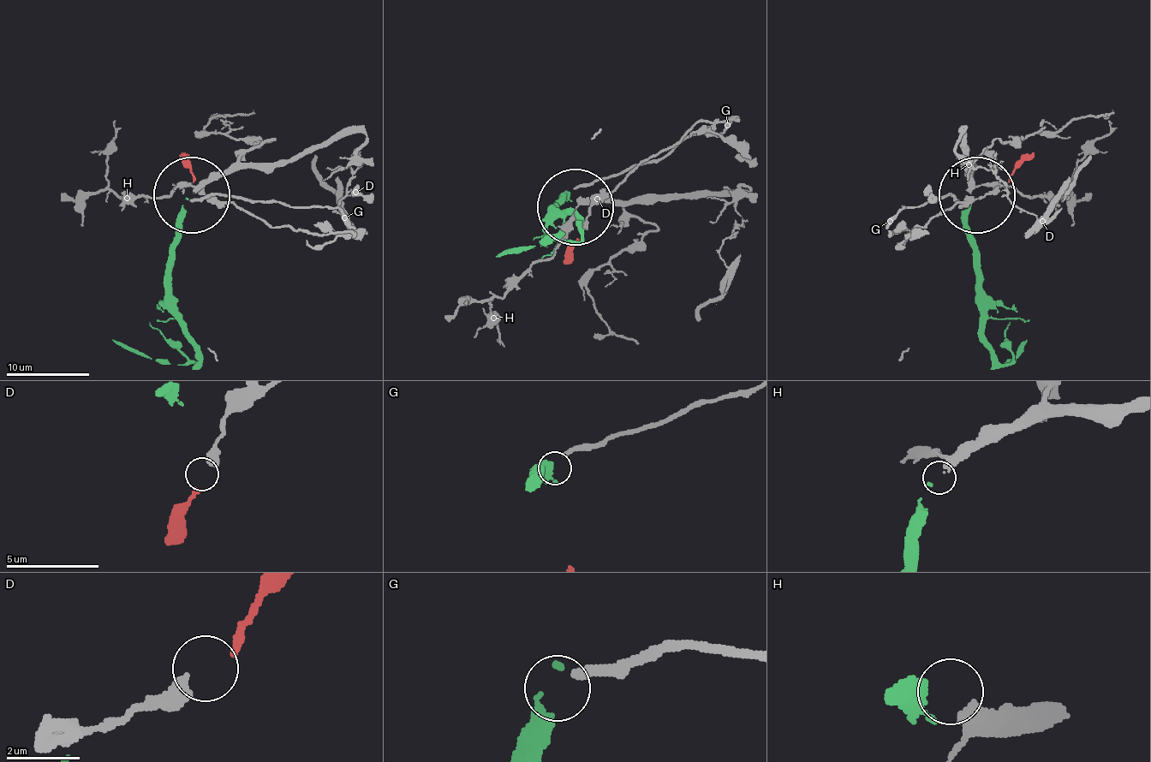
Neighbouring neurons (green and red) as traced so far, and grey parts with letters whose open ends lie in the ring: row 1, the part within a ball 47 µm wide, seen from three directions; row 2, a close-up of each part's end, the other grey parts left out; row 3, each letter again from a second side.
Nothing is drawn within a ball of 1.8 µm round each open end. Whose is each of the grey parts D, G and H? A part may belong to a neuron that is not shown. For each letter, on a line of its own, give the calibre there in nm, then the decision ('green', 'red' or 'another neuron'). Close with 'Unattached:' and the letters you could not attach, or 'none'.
D: calibre 500 nm; red
G: calibre 240 nm; another neuron
H: calibre 360 nm; green
Unattached: G

